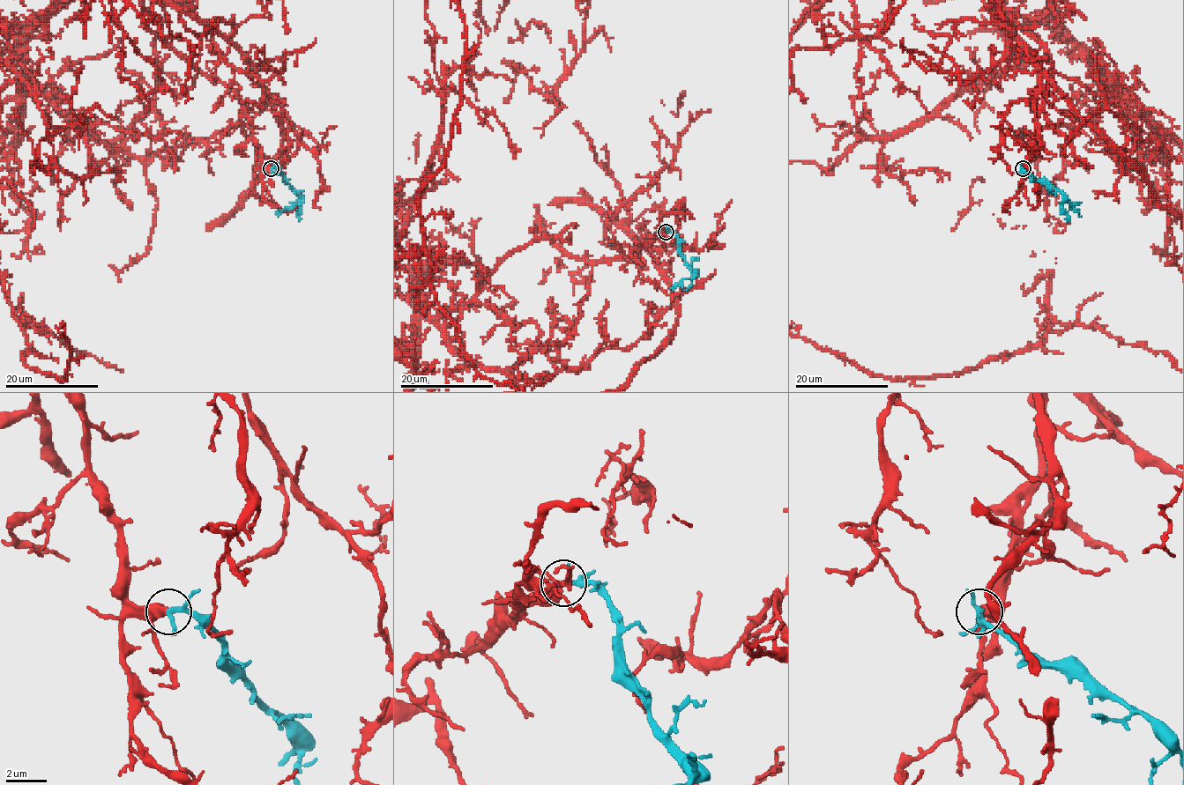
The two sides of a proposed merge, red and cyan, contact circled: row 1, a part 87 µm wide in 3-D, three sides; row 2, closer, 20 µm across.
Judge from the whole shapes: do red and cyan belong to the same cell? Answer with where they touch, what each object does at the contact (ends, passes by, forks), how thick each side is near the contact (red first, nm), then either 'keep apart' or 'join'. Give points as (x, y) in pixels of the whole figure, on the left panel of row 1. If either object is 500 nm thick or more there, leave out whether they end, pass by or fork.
place (271, 168); calibres 550 and 180 nm; join

